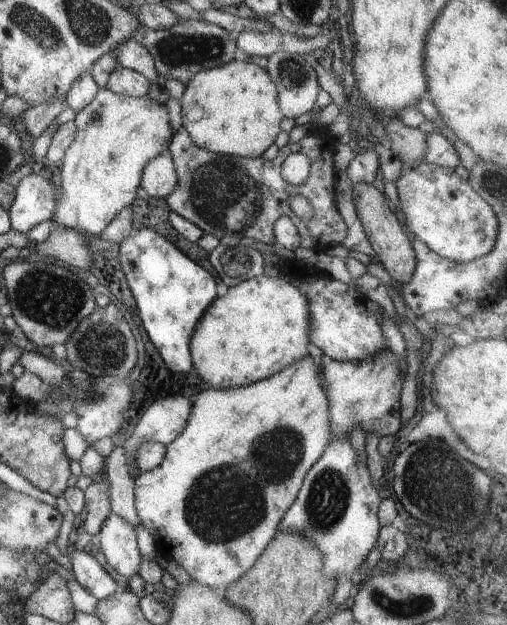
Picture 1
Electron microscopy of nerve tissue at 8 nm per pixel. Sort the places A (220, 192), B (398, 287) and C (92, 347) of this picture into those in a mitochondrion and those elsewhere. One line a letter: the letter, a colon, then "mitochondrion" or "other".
A: mitochondrion
B: other
C: mitochondrion

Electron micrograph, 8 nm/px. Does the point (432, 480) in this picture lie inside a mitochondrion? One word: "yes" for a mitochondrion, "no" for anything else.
yes

